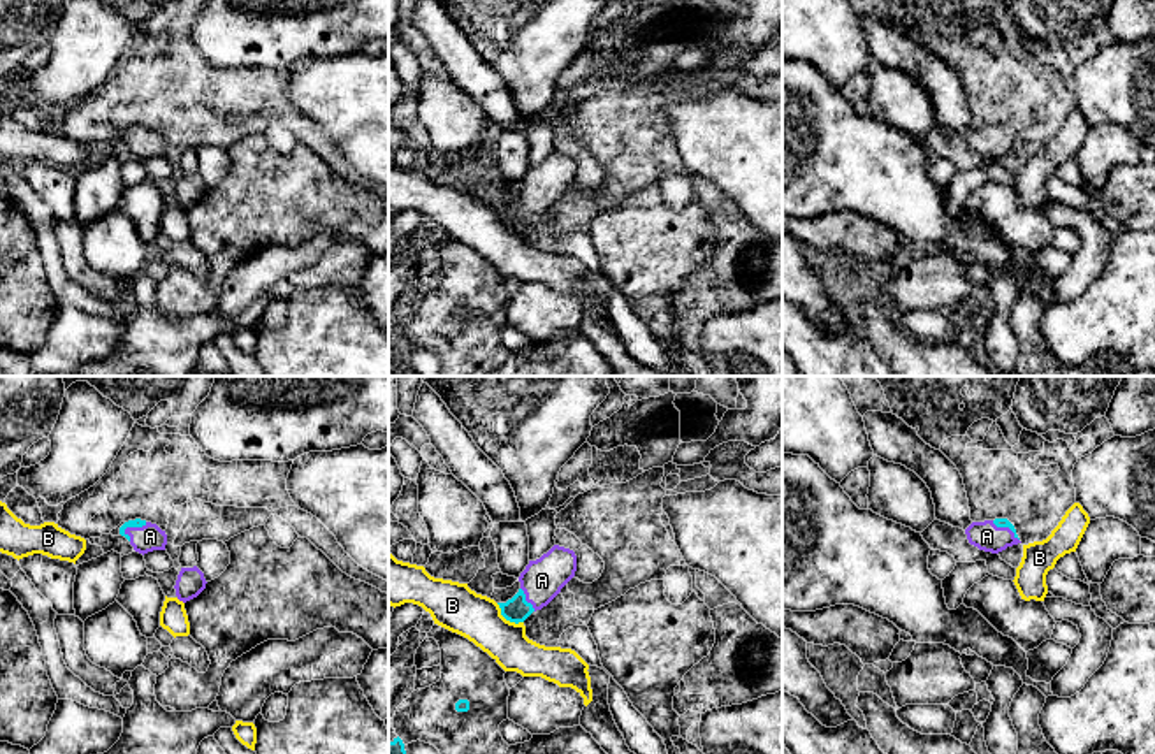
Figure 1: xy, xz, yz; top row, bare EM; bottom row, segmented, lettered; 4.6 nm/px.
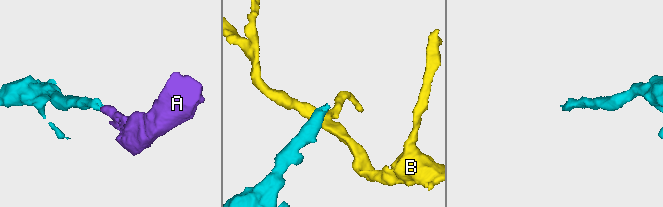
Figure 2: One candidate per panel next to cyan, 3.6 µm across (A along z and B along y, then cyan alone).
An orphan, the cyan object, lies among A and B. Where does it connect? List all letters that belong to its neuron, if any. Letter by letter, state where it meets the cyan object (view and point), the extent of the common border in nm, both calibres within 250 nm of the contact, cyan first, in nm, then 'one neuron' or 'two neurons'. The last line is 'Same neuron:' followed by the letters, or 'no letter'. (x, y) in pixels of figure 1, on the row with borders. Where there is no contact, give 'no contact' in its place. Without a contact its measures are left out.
A: xy (134, 526) | 120 nm | 50/120 nm | one neuron
B: xz (507, 619) | 160 nm | 110/220 nm | two neurons
Same neuron: A

